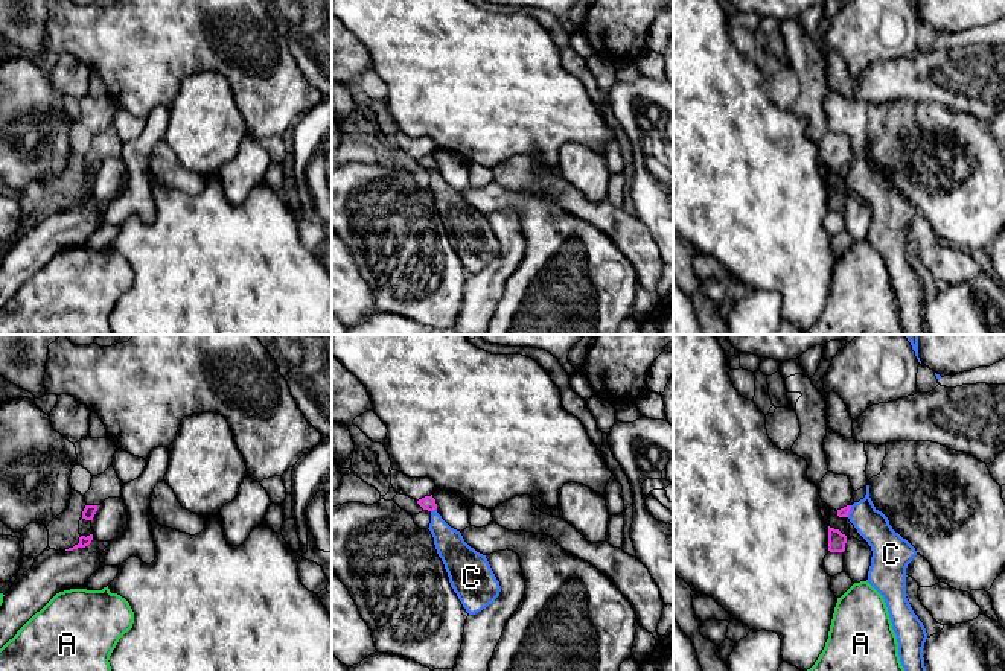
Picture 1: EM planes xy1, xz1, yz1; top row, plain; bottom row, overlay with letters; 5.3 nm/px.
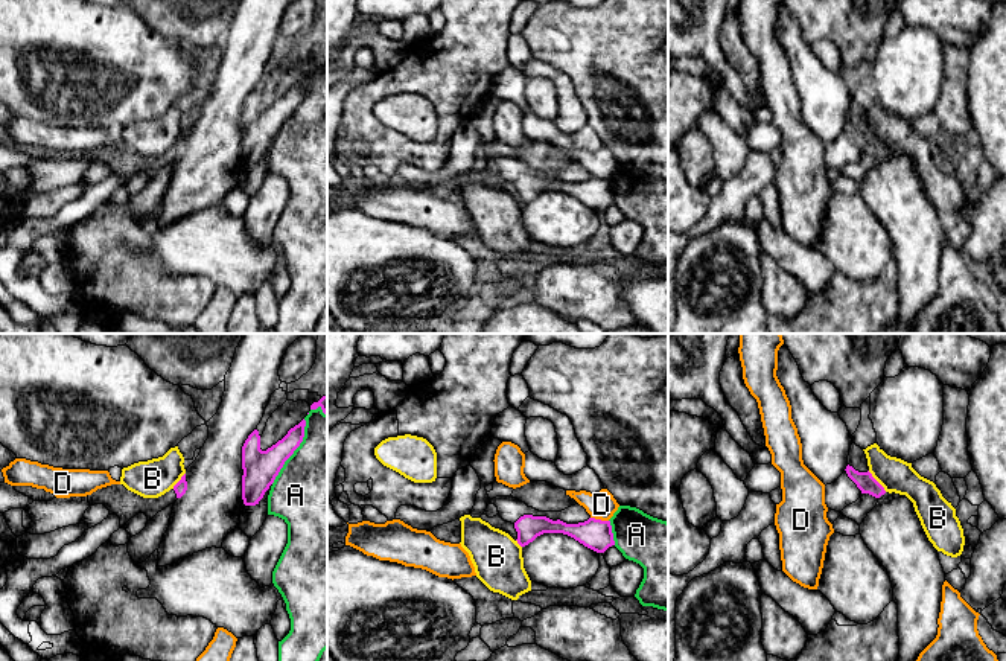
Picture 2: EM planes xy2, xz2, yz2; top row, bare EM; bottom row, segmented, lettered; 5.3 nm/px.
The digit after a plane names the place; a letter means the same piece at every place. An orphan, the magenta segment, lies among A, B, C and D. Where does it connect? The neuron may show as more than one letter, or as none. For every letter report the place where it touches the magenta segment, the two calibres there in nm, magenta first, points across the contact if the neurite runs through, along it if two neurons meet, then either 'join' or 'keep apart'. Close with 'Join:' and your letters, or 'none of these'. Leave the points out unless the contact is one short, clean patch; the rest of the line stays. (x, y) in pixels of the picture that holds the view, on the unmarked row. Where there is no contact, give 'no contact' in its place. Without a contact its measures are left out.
A: contact xy2 (294, 108); calibres 190 and 480 nm; keep apart
B: contact yz2 (877, 140); calibres 100 and 180 nm; border yz2 (868, 130), (886, 150); keep apart
C: contact xz1 (433, 169); calibres 80 and 160 nm; border xz1 (436, 168), (431, 171); keep apart
D: contact xz2 (600, 178); calibres 160 and 150 nm; border xz2 (591, 175), (608, 180); keep apart
Join: none of these

